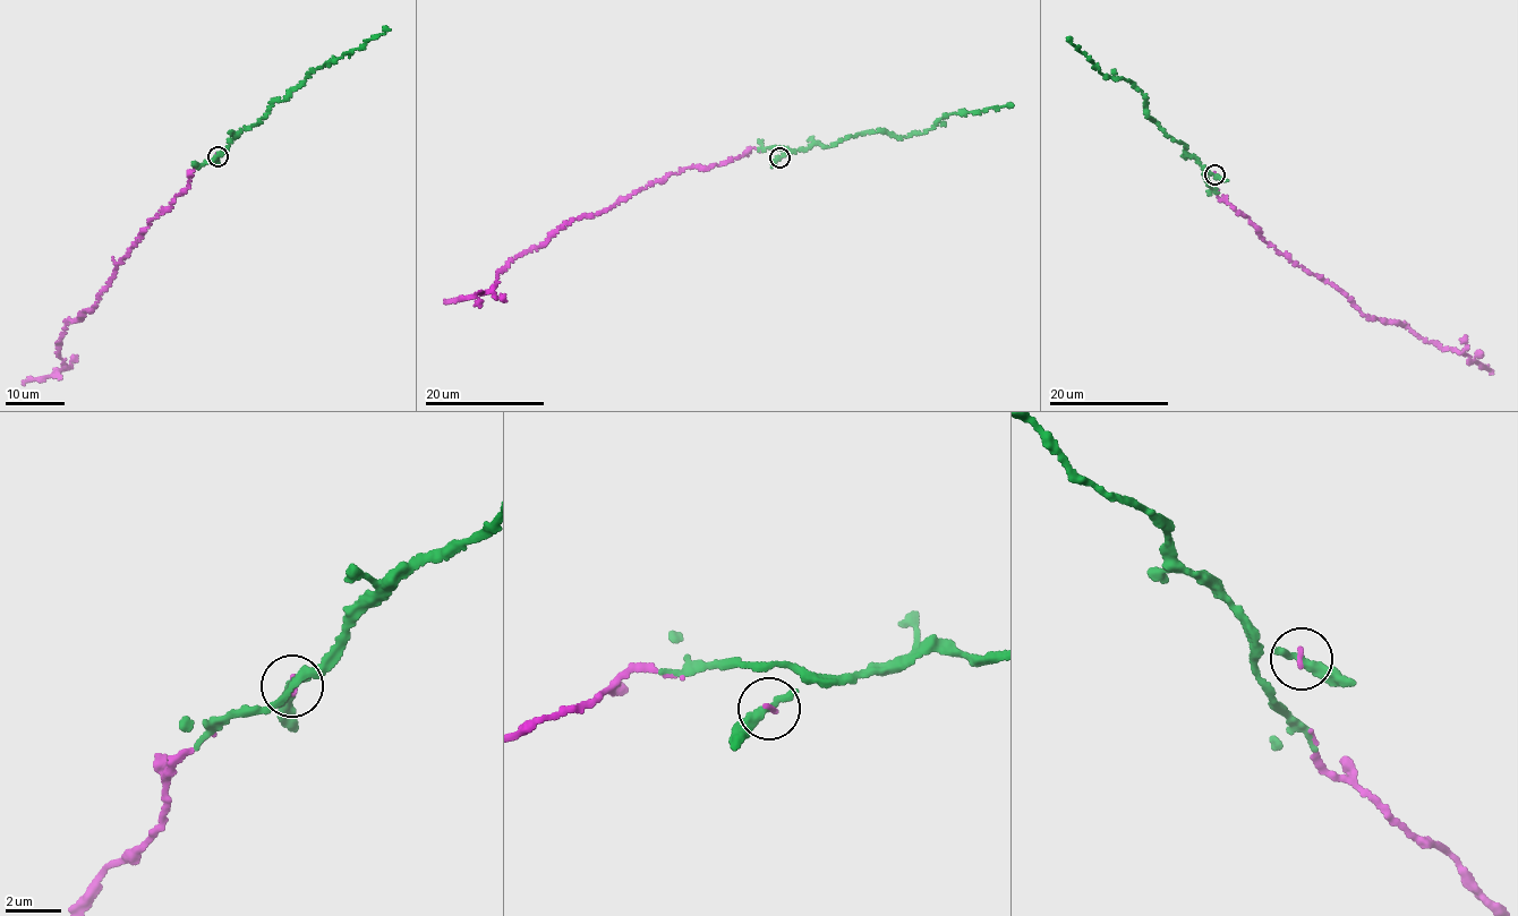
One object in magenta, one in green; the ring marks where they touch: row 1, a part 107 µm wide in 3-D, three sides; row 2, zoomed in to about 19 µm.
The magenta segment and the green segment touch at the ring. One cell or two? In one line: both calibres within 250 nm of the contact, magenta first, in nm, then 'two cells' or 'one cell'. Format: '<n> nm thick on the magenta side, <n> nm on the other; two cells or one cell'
160 nm thick on the magenta side, 460 nm on the other; one cell

